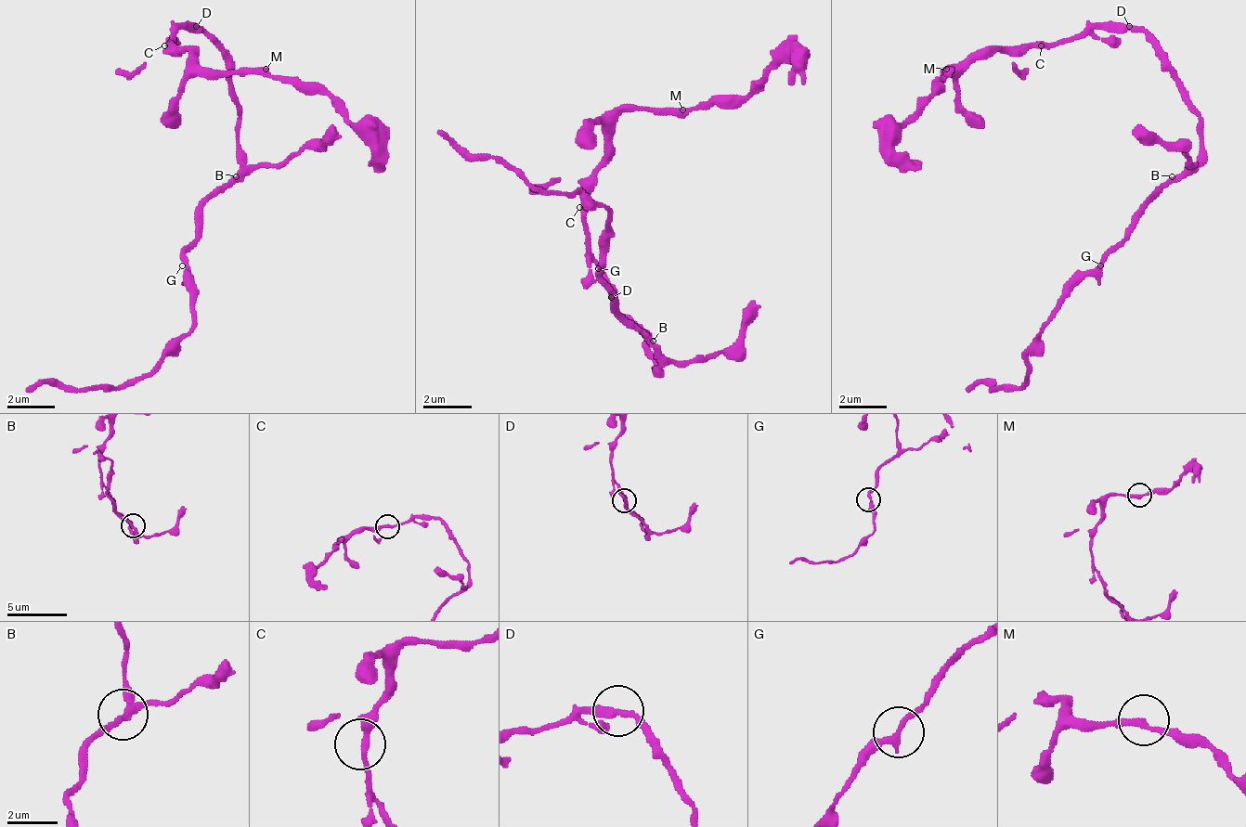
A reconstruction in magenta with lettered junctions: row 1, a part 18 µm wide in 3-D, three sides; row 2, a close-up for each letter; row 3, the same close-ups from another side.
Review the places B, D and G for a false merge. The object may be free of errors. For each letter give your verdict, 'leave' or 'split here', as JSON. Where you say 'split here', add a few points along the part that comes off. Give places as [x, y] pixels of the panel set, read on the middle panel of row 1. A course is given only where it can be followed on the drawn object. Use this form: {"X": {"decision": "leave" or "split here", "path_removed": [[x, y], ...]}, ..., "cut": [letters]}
{"B": {"decision": "leave"}, "D": {"decision": "leave"}, "G": {"decision": "leave"}, "cut": []}

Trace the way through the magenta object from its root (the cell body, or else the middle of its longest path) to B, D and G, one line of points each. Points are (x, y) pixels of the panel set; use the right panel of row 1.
B: (1184, 81), (1184, 98), (1196, 117), (1196, 135), (1201, 140), (1201, 158), (1189, 170), (1172, 176)
D: (1184, 81), (1177, 75), (1177, 69), (1148, 39), (1130, 28)
G: (1184, 81), (1184, 98), (1201, 140), (1201, 158), (1142, 212), (1136, 229), (1100, 265)

